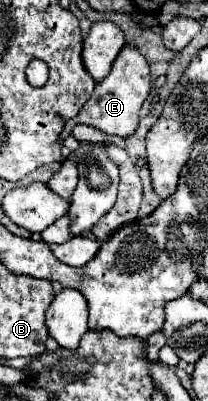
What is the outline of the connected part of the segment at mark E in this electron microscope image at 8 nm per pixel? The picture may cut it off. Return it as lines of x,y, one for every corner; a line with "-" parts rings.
127,44
119,52
117,60
113,62
113,68
111,68
109,76
103,78
103,82
99,82
95,86
95,92
91,94
87,106
83,106
83,110
75,116
75,120
66,122
58,143
63,146
64,140
71,135
72,128
79,122
95,126
105,134
115,134
115,136
121,136
121,138
131,136
135,132
137,124
139,124
139,110
141,110
141,104
147,98
149,90
151,90
149,64
147,64
145,56
135,46

